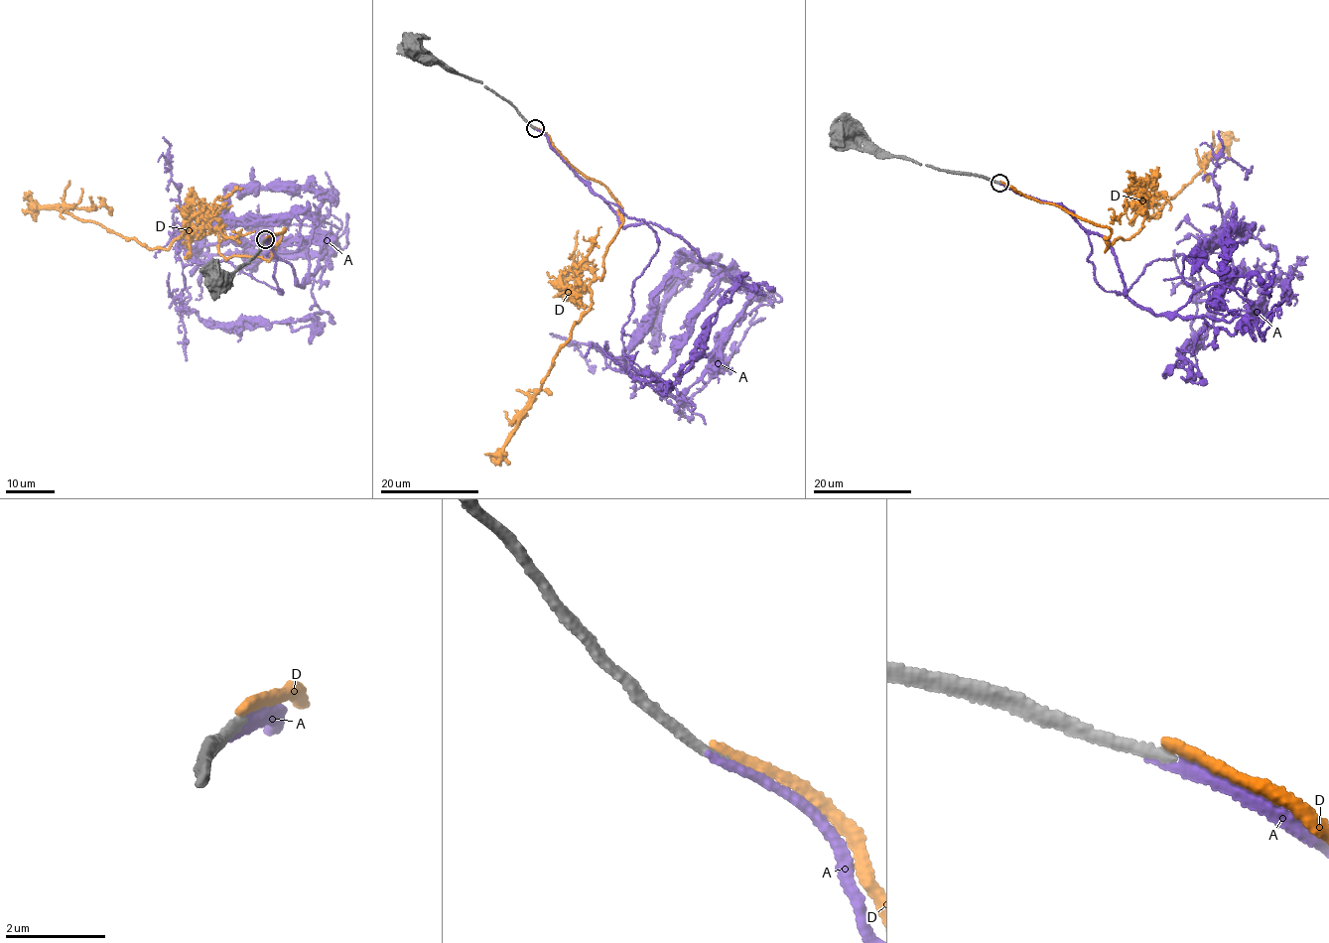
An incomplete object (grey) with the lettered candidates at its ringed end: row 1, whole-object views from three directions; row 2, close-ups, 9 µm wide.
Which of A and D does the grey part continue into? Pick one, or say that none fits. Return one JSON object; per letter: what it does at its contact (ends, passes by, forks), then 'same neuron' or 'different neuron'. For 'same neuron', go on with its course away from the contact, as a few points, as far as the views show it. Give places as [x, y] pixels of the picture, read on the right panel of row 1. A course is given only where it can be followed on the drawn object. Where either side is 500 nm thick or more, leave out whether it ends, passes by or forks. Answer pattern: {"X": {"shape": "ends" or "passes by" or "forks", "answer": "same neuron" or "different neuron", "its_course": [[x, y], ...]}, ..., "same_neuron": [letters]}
{"A": {"shape": "ends", "answer": "same neuron", "its_course": [[998, 183], [1062, 206], [1105, 238], [1125, 294], [1155, 315], [1257, 322], [1259, 311], [1269, 320], [1307, 256]]}, "D": {"shape": "ends", "answer": "different neuron"}, "same_neuron": ["A"]}

